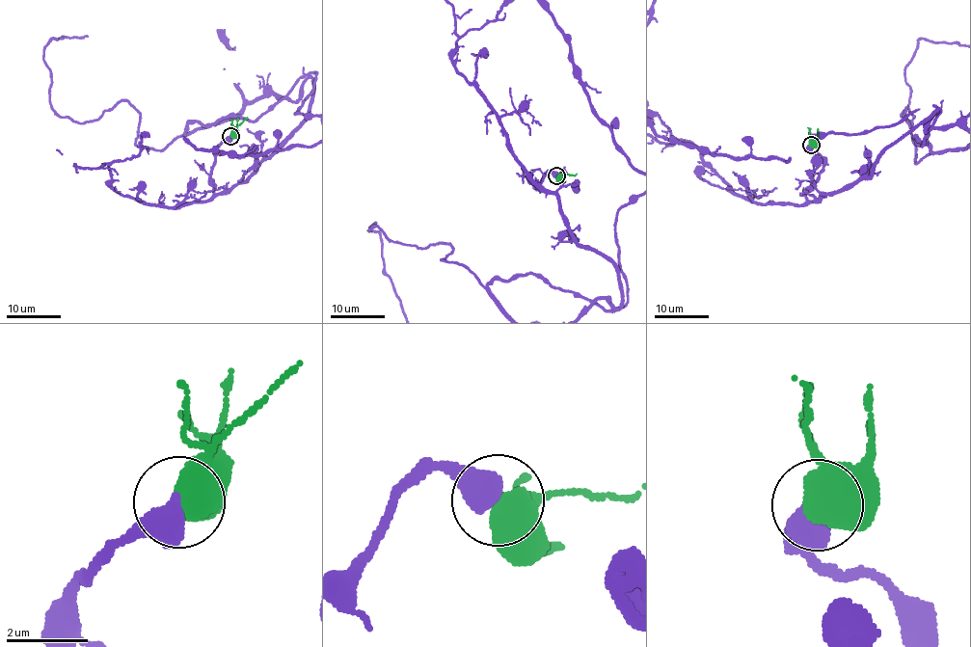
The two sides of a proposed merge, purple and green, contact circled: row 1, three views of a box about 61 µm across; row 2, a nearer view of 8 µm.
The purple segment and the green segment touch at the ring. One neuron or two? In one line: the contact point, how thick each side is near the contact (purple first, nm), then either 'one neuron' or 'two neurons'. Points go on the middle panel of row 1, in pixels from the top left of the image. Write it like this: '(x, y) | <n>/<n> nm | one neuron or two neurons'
(556, 175) | 700/800 nm | one neuron

